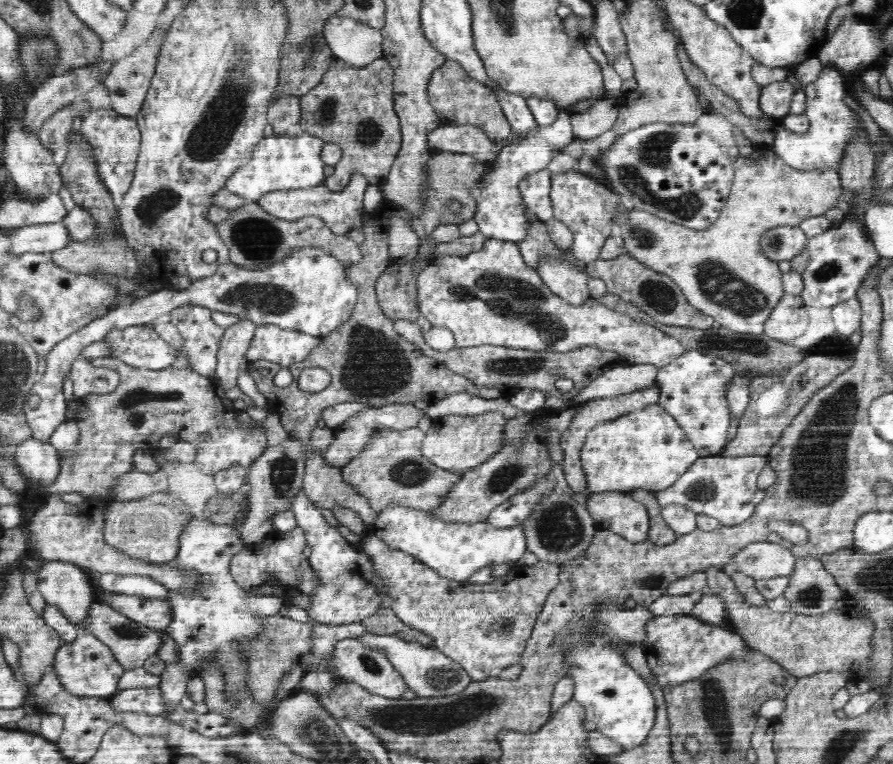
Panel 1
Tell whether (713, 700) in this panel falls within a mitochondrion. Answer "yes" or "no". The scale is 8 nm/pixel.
yes

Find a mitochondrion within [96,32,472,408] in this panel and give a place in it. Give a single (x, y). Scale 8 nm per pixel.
(220, 121)

